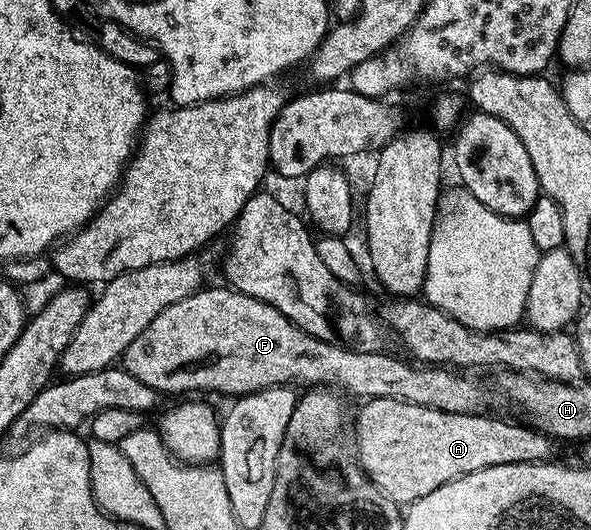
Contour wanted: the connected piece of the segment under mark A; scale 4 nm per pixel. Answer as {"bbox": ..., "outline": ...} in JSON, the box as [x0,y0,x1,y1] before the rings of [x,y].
{"bbox":[357,398,558,504],"outline":[[[371,398],[357,414],[357,450],[359,465],[370,482],[374,482],[383,493],[398,504],[412,504],[423,496],[435,492],[443,484],[456,478],[479,472],[492,466],[527,464],[528,462],[549,462],[557,454],[558,439],[542,430],[535,430],[528,424],[504,422],[487,414],[456,414],[443,412],[430,406],[407,404],[403,400]]]}

